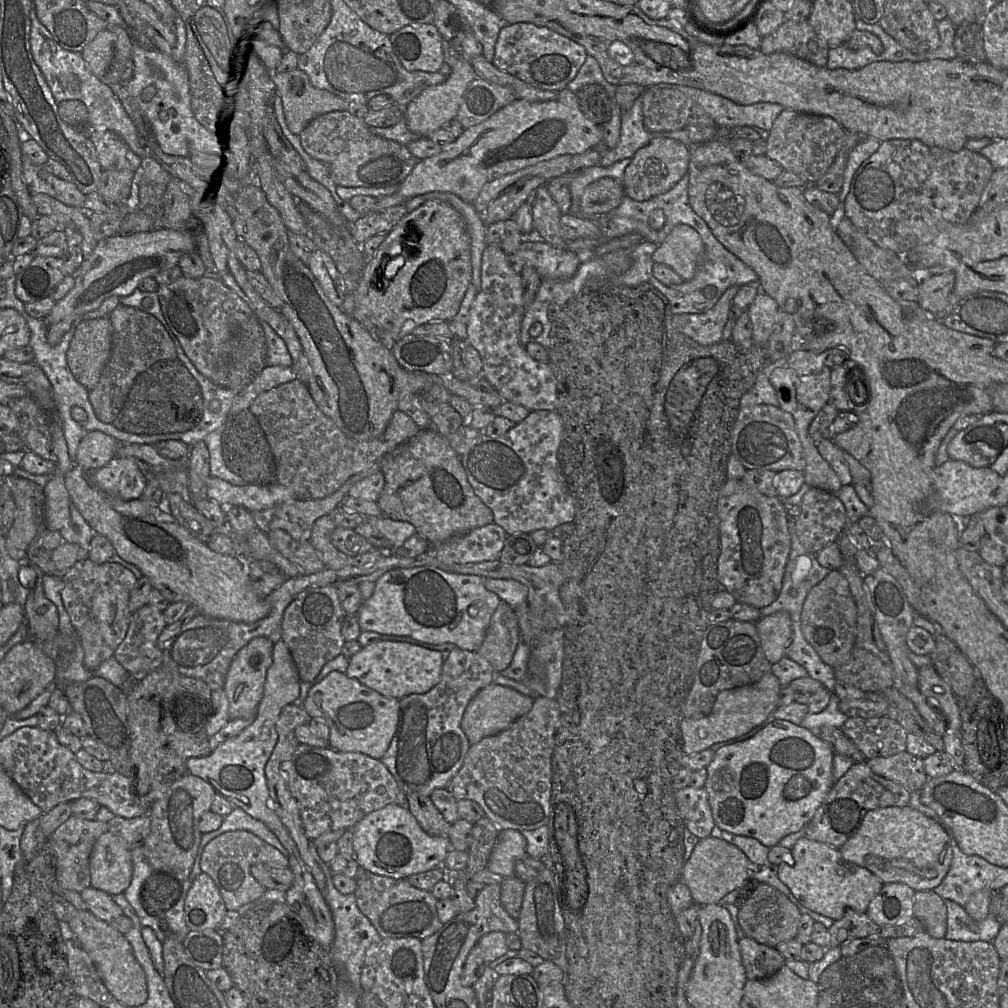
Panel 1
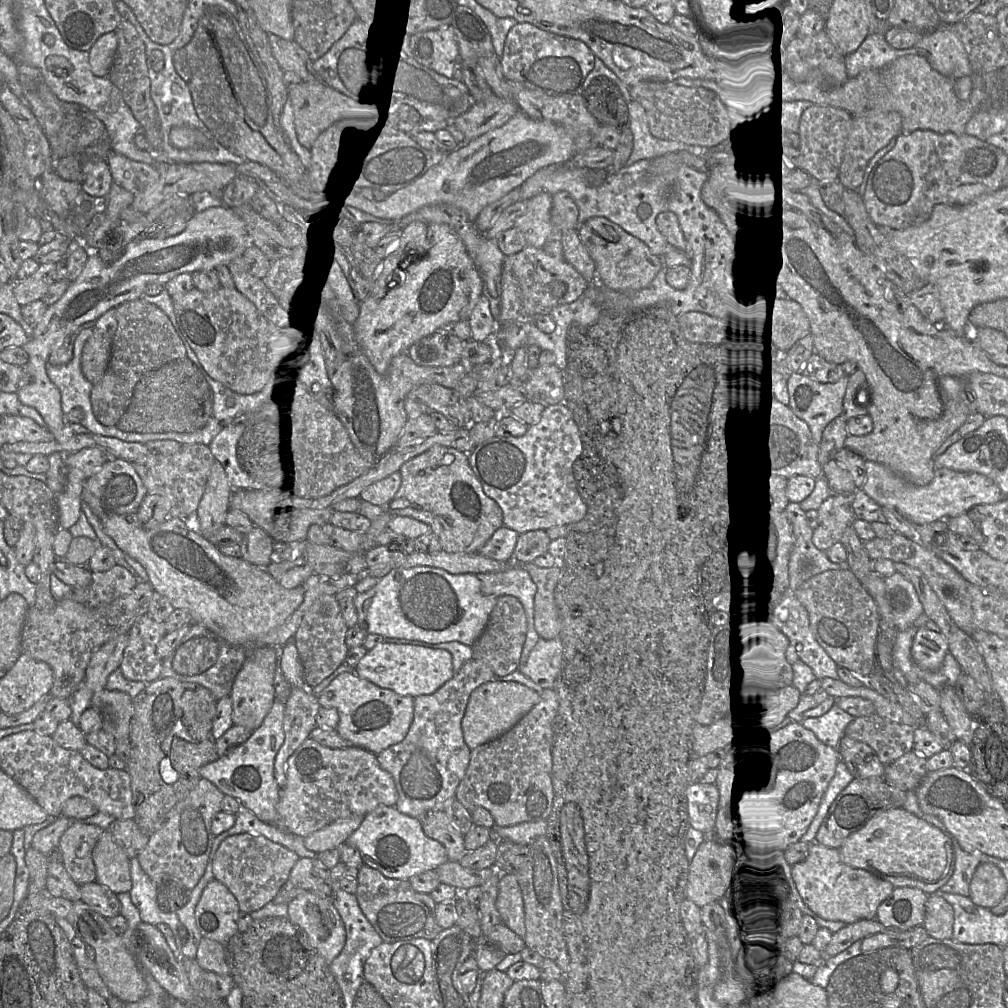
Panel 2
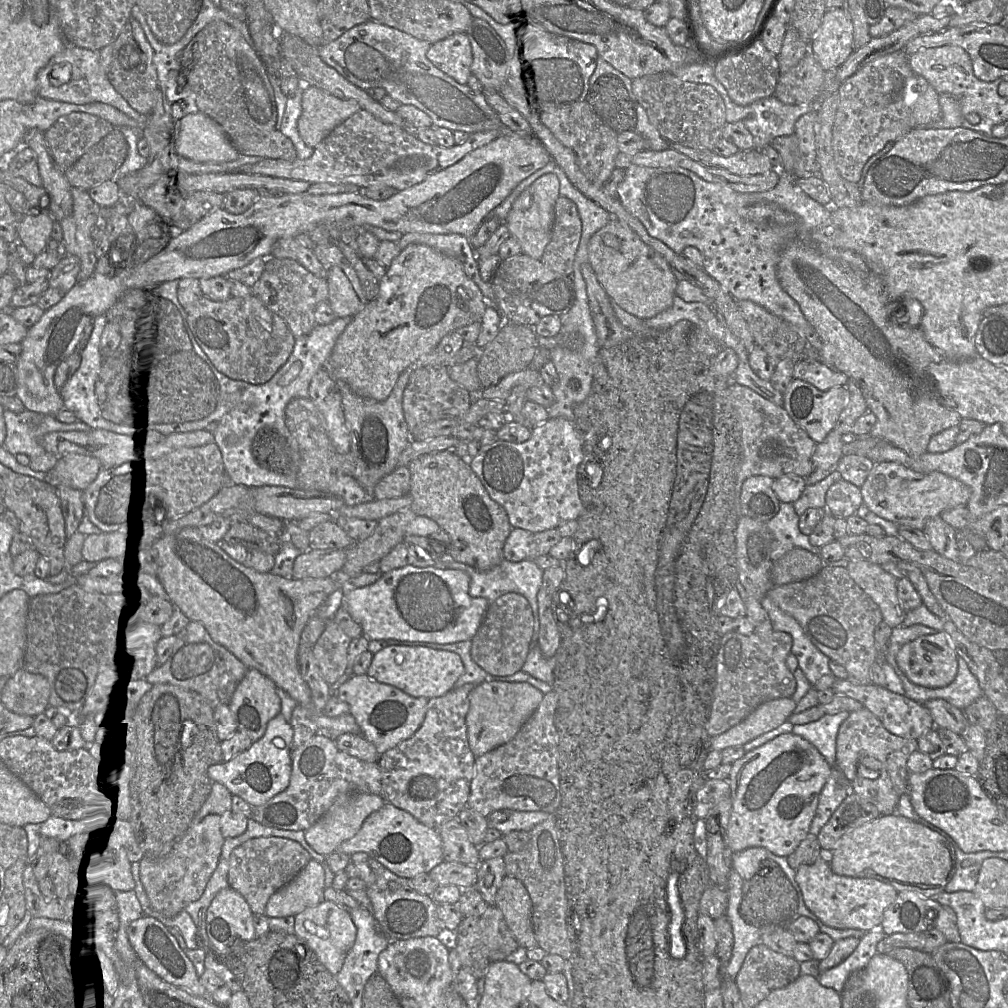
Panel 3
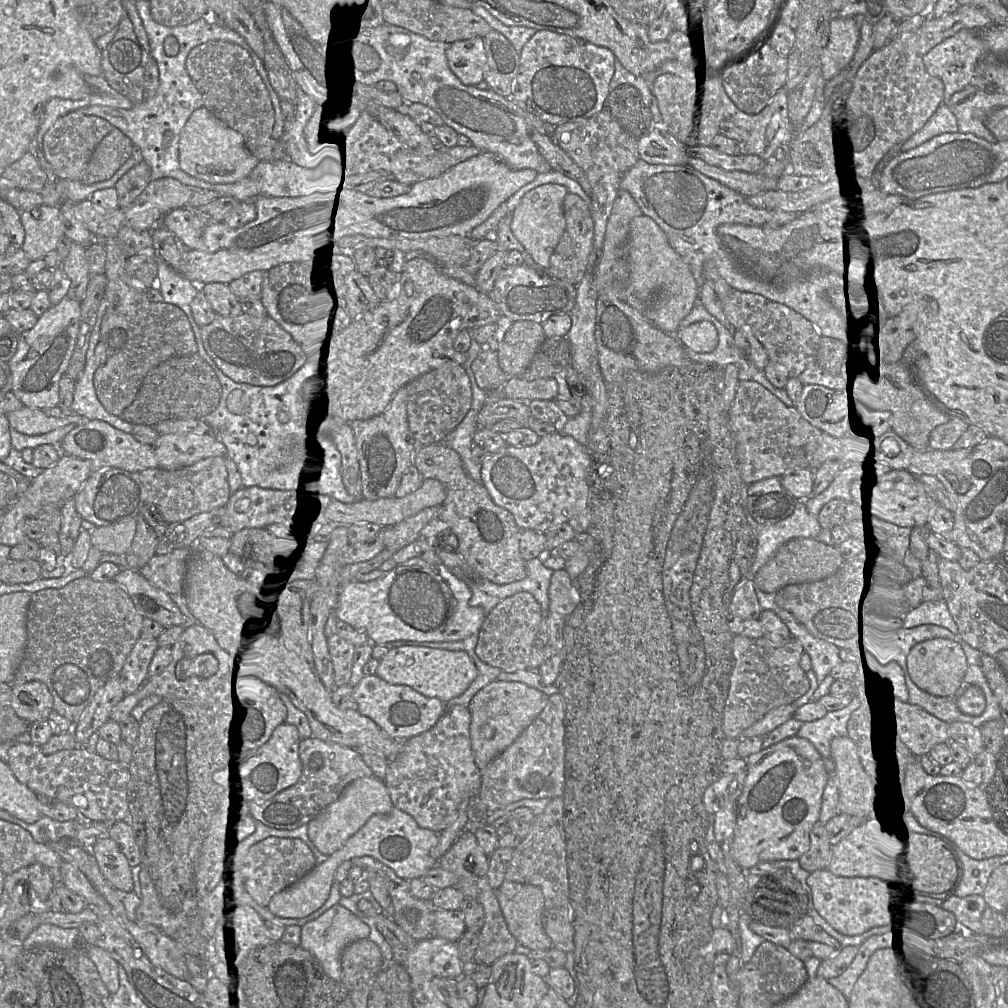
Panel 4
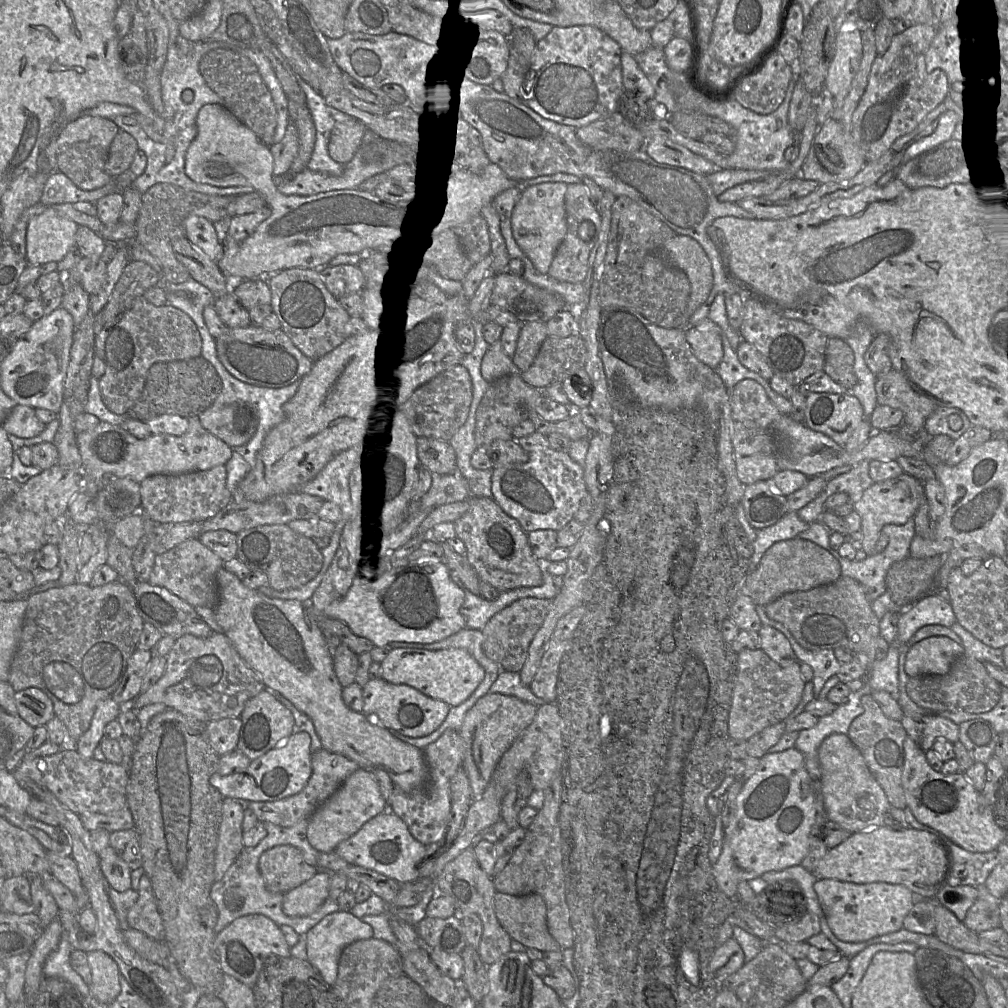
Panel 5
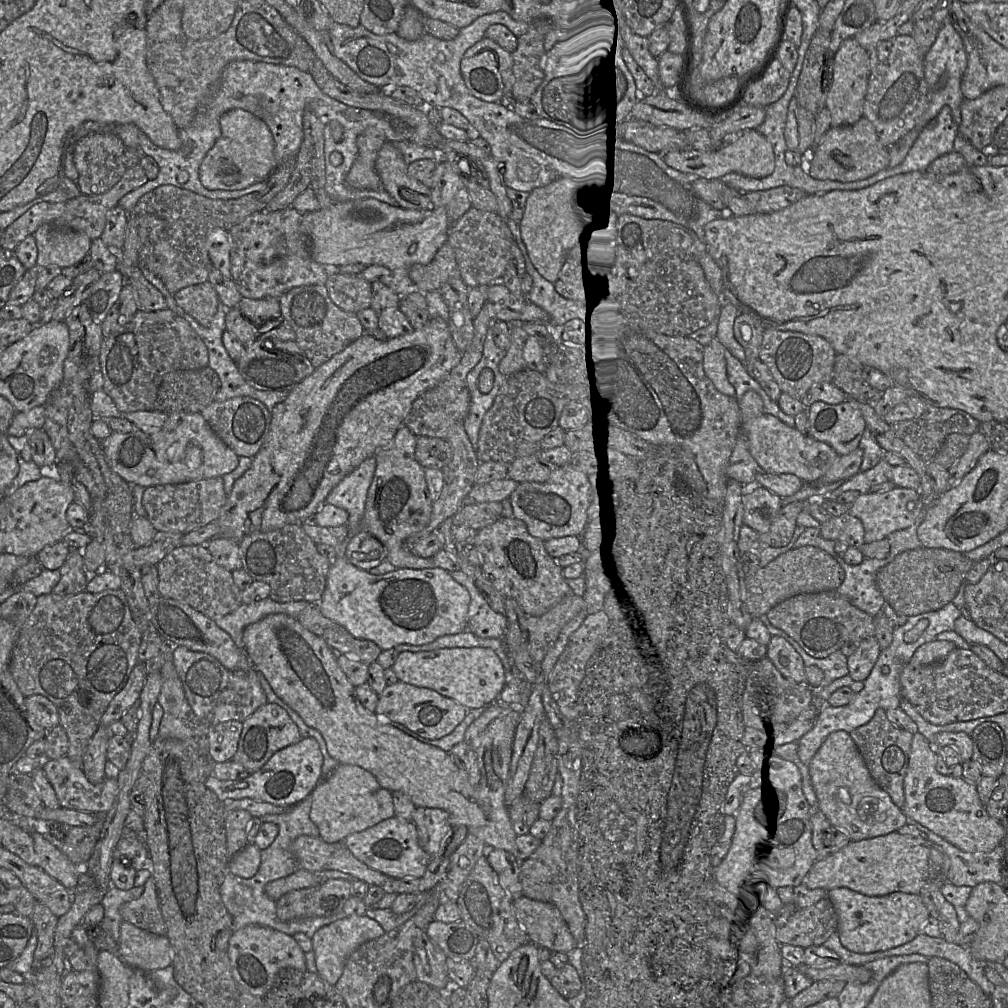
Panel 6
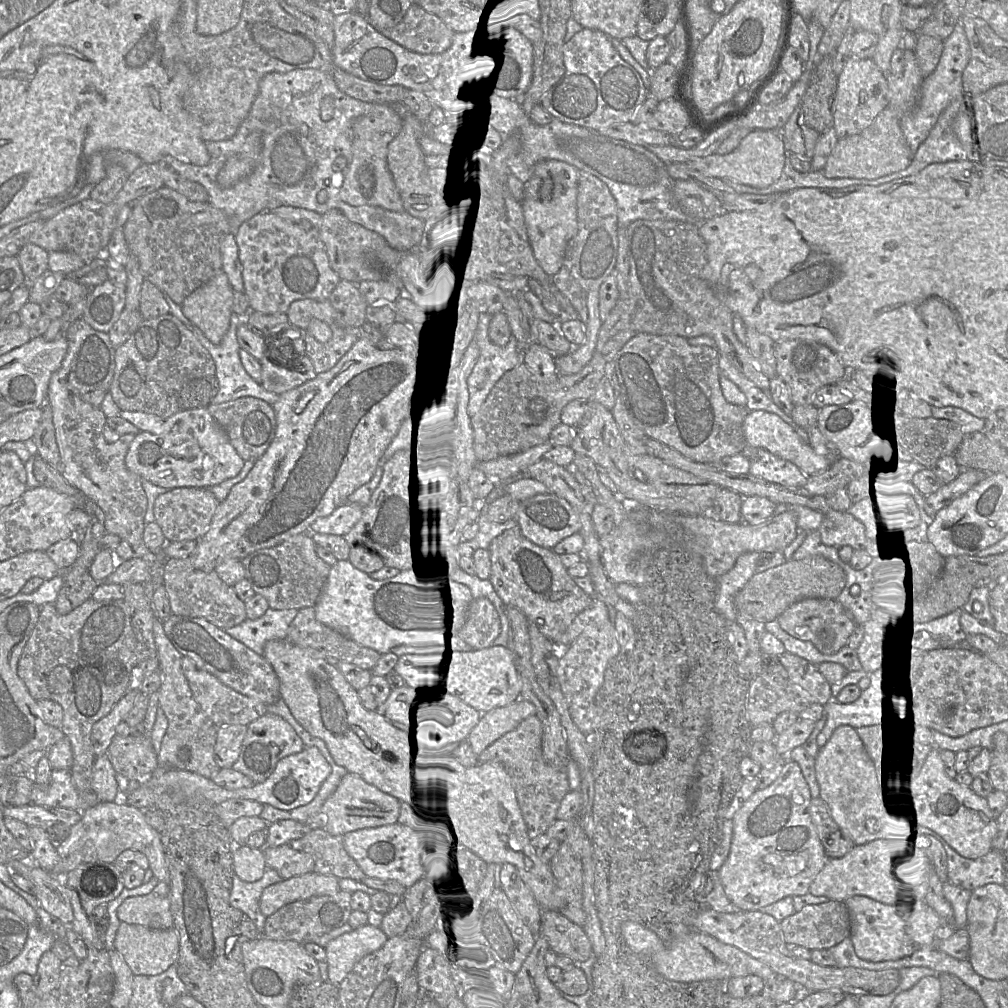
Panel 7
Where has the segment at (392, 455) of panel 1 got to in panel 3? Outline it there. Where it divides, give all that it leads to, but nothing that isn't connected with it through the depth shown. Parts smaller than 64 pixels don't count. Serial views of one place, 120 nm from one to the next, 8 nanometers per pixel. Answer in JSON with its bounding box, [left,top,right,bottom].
[408,450,513,571]

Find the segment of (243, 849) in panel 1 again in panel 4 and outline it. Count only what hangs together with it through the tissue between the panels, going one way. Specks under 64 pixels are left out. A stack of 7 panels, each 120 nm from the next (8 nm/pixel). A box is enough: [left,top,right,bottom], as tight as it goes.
[244,837,316,907]

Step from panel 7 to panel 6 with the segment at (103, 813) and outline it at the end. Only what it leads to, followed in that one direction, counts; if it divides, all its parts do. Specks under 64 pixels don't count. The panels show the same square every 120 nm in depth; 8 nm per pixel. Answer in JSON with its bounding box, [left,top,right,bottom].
[61,815,105,868]

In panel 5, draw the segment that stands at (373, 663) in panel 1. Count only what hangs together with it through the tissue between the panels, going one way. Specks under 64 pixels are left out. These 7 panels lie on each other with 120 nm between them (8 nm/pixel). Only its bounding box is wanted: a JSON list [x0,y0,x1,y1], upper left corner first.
[380,648,485,707]

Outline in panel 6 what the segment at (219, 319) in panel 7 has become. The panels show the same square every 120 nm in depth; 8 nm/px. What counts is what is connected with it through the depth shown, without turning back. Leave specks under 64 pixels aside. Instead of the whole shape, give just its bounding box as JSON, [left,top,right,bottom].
[173,281,220,327]

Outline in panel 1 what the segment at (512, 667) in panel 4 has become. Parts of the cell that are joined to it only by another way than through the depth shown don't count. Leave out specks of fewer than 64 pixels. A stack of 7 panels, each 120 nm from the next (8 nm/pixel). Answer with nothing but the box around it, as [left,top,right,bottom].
[477,600,519,674]

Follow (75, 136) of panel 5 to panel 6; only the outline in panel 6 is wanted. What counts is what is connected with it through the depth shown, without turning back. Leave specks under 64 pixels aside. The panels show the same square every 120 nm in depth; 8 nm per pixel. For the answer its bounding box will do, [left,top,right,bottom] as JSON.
[73,131,127,196]

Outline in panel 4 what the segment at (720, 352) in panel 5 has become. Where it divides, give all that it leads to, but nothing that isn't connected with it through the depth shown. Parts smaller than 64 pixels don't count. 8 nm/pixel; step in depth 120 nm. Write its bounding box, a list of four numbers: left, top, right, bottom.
[674,321,719,353]

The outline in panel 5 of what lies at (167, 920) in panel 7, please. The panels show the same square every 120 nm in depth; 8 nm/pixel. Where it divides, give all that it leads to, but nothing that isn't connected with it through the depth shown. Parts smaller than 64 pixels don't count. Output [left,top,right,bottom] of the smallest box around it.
[126,874,164,941]

